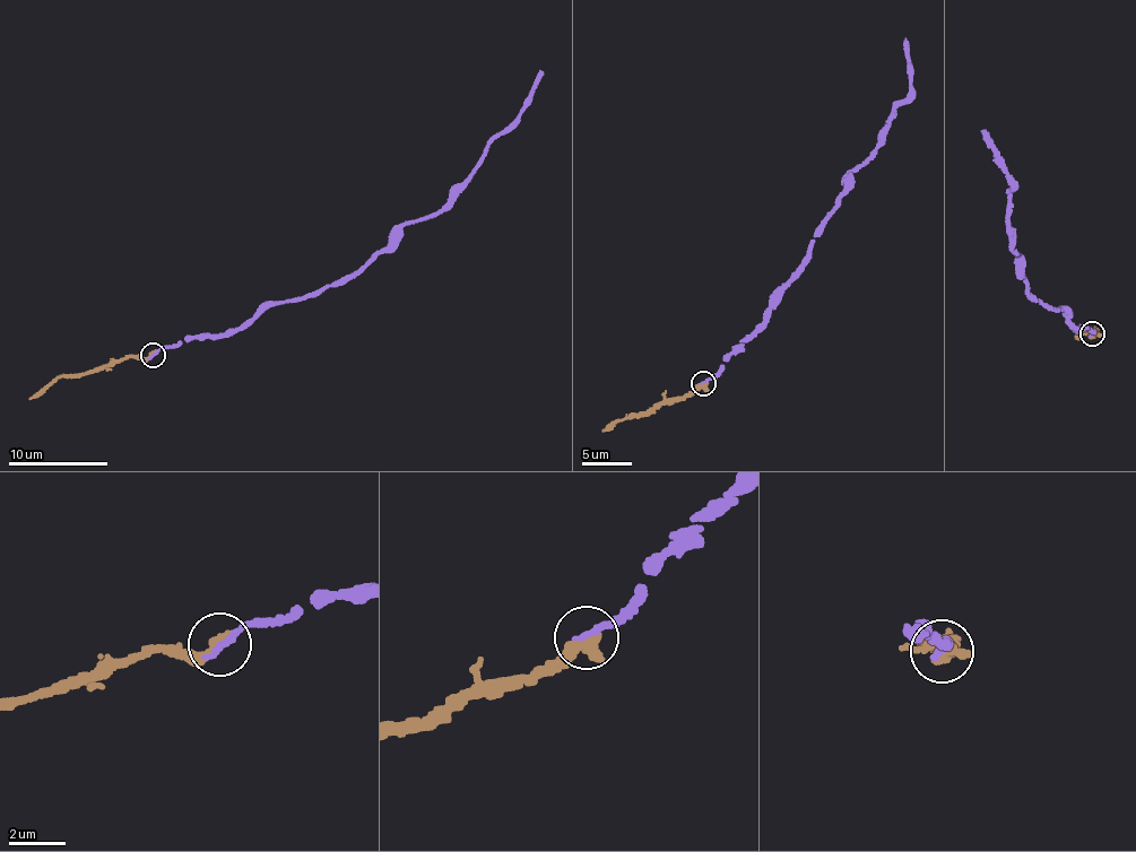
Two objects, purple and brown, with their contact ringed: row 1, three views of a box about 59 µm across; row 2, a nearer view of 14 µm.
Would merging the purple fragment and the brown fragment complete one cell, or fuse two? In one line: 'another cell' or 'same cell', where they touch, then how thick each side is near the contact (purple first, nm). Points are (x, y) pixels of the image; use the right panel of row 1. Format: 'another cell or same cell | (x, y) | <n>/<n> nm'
same cell | (1092, 333) | 280/550 nm

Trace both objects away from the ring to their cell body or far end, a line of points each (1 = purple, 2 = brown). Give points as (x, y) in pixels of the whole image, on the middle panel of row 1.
1: (702, 381), (717, 379), (730, 353), (759, 331), (852, 173), (867, 165), (891, 111), (905, 101), (907, 38)
2: (702, 383), (699, 390), (655, 405), (645, 415), (617, 420), (604, 431)

